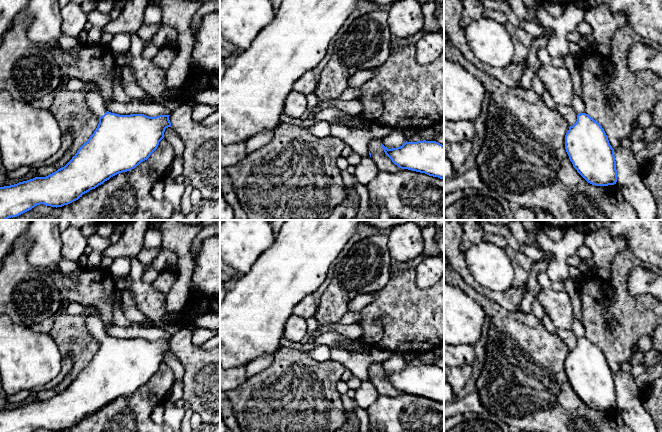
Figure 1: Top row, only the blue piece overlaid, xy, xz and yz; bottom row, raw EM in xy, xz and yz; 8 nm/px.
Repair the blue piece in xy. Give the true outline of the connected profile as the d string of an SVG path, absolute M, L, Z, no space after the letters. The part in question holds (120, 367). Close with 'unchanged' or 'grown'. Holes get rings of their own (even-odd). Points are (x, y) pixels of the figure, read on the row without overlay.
M88 317L86 326L89 332L100 341L99 348L88 365L64 391L54 397L0 411L0 432L34 432L40 428L57 432L68 429L111 401L130 395L147 384L164 362L165 353L172 351L170 339L149 341L144 338L111 337L98 317Z; grown

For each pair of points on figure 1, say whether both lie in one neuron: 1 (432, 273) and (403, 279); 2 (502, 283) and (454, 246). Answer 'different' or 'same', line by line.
1: different
2: different

